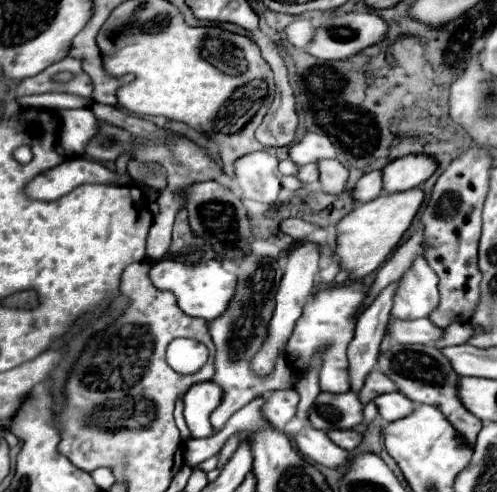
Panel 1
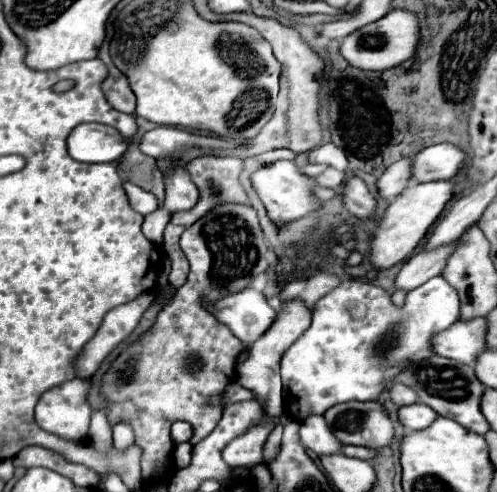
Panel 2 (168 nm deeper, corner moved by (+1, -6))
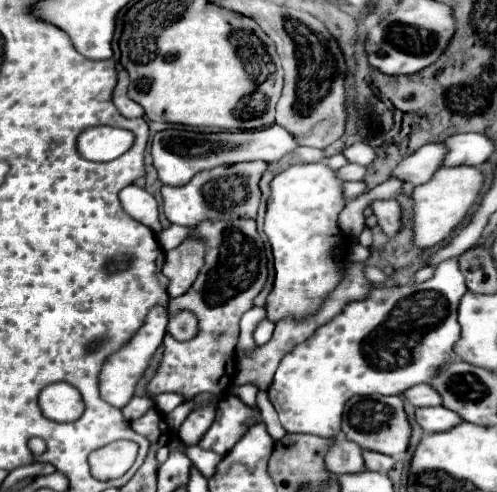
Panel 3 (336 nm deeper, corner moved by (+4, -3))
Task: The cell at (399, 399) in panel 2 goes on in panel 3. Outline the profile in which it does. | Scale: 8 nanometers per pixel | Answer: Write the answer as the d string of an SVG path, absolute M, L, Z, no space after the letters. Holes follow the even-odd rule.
M418 384L416 388L410 388L404 396L416 408L422 408L422 406L440 406L442 404L442 396L430 384Z

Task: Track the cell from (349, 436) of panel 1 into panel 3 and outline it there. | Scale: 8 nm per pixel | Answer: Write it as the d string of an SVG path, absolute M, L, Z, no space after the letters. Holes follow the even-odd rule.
M364 450L364 462L366 462L366 468L374 472L390 472L396 464L394 458L388 458L386 454L370 452L370 450Z

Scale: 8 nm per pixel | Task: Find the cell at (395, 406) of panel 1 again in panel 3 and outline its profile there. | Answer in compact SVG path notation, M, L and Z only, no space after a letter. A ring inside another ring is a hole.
M440 406L440 408L418 408L416 420L426 432L446 432L446 430L458 426L460 422L464 422L462 416L458 416L456 412L452 412L444 406Z

